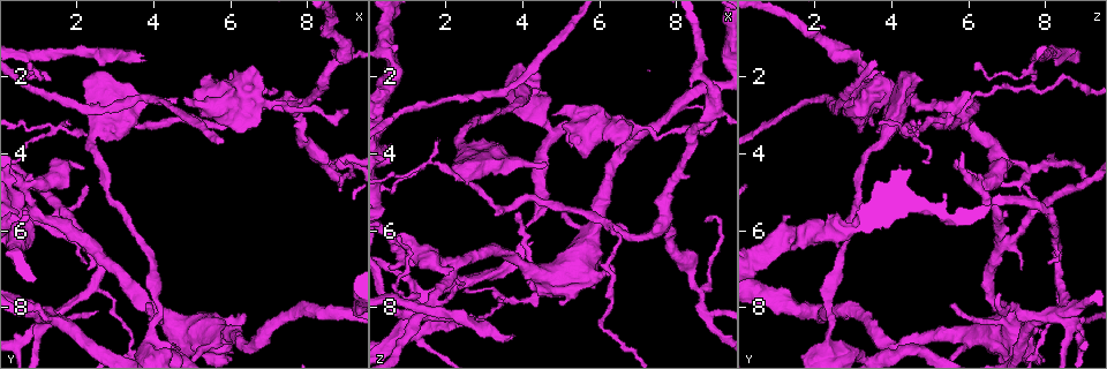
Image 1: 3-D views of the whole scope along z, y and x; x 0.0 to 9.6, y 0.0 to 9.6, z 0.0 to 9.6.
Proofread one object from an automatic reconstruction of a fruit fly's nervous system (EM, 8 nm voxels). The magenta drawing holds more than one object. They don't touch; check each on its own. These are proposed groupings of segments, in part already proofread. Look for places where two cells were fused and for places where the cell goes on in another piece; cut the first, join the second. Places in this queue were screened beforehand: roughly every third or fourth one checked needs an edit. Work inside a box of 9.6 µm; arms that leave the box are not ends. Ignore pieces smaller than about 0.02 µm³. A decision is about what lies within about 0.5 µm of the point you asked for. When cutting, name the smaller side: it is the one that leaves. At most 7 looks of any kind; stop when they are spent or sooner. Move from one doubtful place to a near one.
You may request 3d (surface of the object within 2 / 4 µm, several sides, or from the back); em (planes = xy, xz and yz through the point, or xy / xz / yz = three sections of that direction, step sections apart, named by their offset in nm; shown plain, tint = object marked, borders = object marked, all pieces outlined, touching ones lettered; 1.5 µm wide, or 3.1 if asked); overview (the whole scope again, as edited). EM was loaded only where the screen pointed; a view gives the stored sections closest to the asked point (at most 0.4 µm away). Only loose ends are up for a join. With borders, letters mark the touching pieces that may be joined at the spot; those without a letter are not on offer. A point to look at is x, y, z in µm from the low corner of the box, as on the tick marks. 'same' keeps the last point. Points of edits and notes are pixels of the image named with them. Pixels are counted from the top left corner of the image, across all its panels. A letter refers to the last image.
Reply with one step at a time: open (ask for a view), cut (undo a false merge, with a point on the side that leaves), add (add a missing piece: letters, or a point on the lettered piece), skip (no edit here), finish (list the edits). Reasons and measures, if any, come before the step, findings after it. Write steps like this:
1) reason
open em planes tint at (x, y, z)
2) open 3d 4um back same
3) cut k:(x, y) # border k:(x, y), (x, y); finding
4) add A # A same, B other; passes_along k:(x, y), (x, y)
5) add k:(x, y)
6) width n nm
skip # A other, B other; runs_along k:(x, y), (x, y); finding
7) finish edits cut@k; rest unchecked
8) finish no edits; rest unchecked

thick turns thin
open em planes borders at (0.60, 4.90, 6.30)

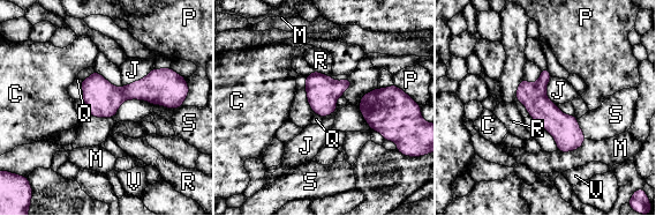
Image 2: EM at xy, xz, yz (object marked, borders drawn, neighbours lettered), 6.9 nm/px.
skip # C other, J other, M other, P other, Q other, R other, S other, V other; runs_along 2:(523, 83), (537, 104), (577, 144); all the same cell

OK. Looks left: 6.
three-way junction
open em planes borders at (2.20, 6.20, 6.95)

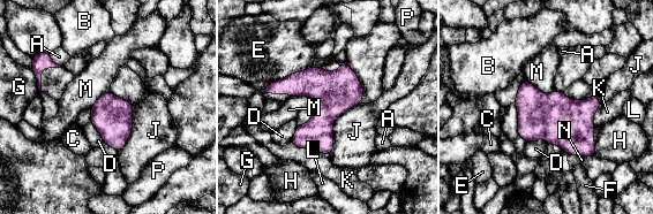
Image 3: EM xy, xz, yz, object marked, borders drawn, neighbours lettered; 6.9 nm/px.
skip # A other, B other, C other, D other, E other, F other, G other, H other, J other, K other, L other, M other, N other, P other; border 3:(292, 96), (309, 96), (314, 107); continuous, no second cell

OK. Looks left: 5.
two arms at a narrow angle
open 3d 2um at (1.15, 8.20, 8.60)

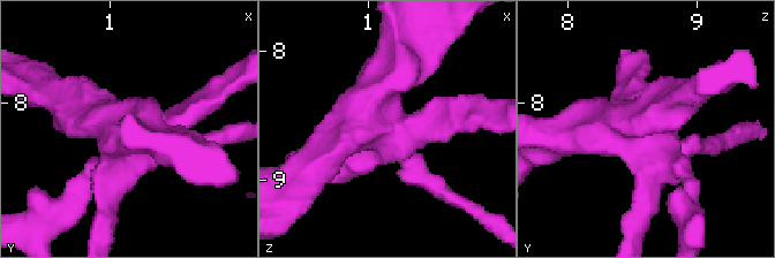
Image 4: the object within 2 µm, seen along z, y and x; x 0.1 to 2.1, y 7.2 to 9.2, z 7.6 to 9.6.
need the tissue
open em planes borders at (1.10, 8.22, 8.54)

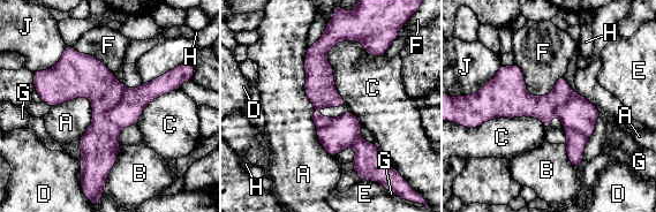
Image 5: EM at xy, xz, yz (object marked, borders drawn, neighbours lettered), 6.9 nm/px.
cut 5:(91, 78) # A other, B other, C other, D other, E other, F other, G other, H other, J other; part_leaving 5:(68, 48), (99, 89), (105, 169); two cells meet here

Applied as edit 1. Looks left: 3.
finish edits cut@5; rest unchecked

